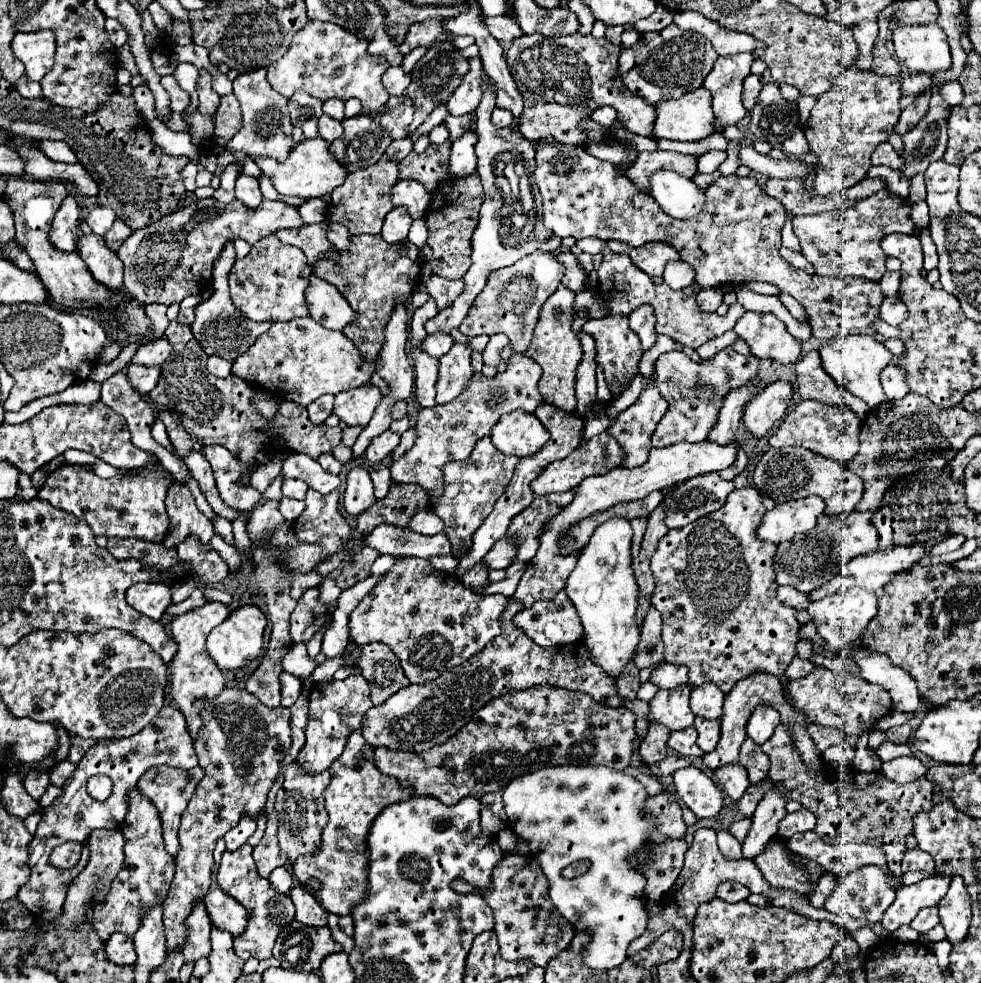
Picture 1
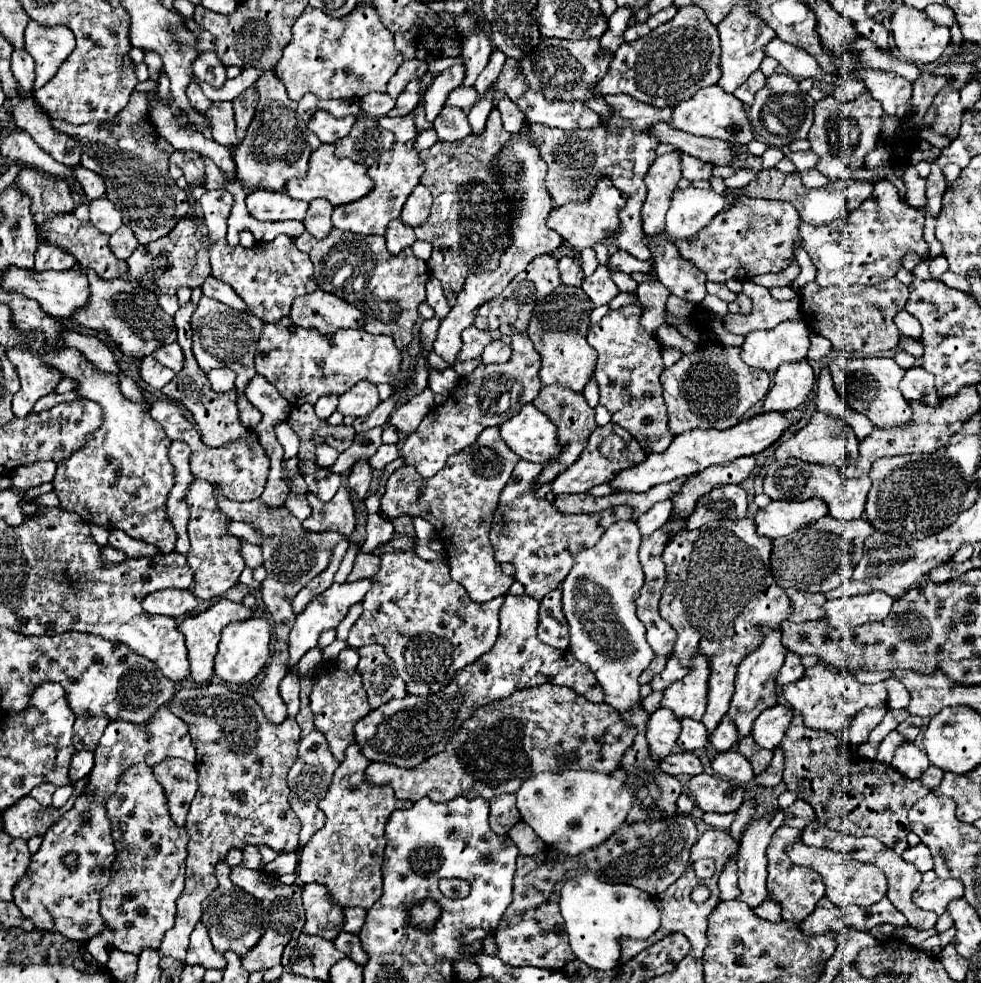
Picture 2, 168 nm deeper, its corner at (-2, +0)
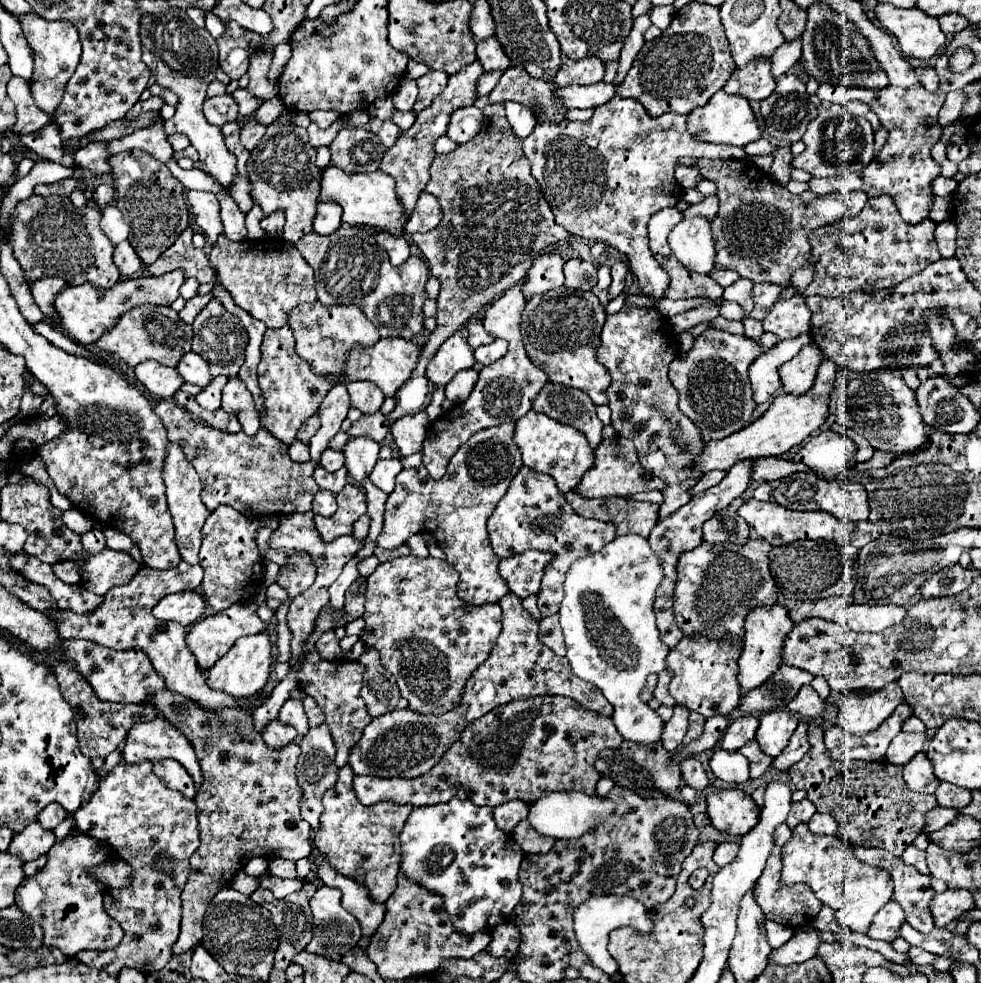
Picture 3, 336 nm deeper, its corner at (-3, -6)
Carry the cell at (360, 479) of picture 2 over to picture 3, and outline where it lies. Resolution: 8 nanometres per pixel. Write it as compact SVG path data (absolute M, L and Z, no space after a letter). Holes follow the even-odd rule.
M350 437L342 453L346 455L346 469L356 483L362 483L378 461L380 445L370 437Z

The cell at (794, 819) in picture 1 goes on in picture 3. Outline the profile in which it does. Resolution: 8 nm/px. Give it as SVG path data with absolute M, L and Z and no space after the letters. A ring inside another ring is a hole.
M802 799L802 801L798 801L798 803L792 803L792 809L790 809L790 813L788 813L786 823L788 823L790 829L794 829L798 823L810 821L810 817L812 817L814 813L816 813L814 803L810 803L808 799Z

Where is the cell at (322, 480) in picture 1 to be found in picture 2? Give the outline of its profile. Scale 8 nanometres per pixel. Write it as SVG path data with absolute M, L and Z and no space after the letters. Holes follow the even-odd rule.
M321 469L311 473L311 475L303 475L309 491L313 491L319 499L323 501L329 501L333 499L333 495L337 493L339 485L341 485L341 475L339 473L331 473L327 469Z

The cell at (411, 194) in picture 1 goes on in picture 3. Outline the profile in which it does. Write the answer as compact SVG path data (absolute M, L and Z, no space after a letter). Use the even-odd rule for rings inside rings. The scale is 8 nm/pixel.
M422 191L420 199L416 203L416 209L406 223L406 235L428 233L440 223L440 219L442 219L442 209L440 209L438 199L434 195Z

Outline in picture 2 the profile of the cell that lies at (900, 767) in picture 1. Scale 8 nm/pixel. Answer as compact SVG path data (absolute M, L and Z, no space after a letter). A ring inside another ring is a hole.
M929 767L929 769L919 777L921 785L927 787L927 789L937 787L937 783L941 783L941 779L943 779L943 771L941 771L939 767Z

